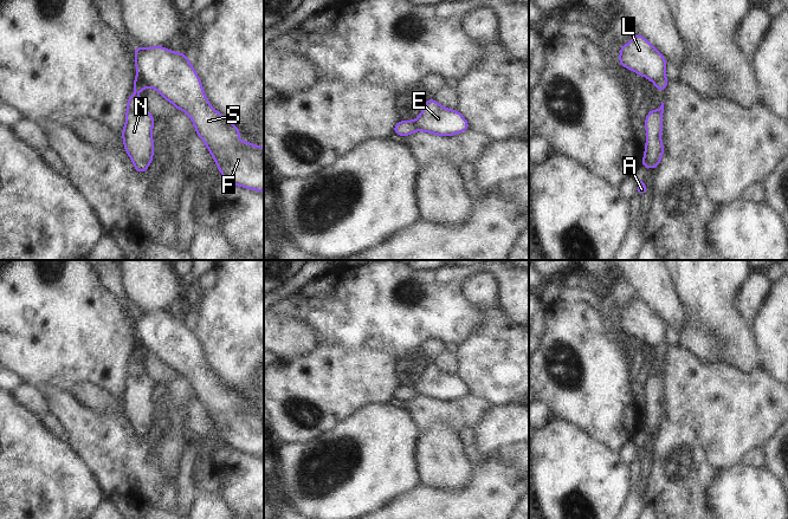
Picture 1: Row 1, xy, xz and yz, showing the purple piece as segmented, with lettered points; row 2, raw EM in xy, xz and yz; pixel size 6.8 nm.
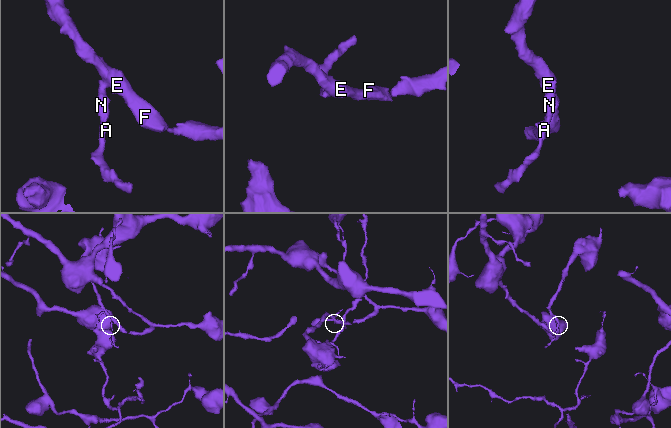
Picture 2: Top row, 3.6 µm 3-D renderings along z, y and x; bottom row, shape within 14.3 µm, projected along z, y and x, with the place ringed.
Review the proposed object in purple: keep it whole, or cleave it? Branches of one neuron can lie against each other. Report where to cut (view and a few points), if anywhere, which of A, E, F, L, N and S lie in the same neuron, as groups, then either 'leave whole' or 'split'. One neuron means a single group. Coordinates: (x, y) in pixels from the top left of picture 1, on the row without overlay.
cut in xy along (137, 337), (148, 350); A N / E F L S; split

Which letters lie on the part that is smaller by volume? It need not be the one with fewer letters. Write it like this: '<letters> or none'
A, N

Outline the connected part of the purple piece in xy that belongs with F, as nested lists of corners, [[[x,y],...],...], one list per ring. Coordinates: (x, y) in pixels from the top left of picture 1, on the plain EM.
[[[135,311],[135,331],[148,351],[188,379],[226,446],[264,458],[264,411],[239,406],[240,395],[211,370],[185,318]]]

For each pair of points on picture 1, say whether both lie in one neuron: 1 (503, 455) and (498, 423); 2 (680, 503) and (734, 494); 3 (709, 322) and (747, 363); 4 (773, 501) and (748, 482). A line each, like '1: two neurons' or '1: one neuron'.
1: two neurons
2: two neurons
3: one neuron
4: one neuron

